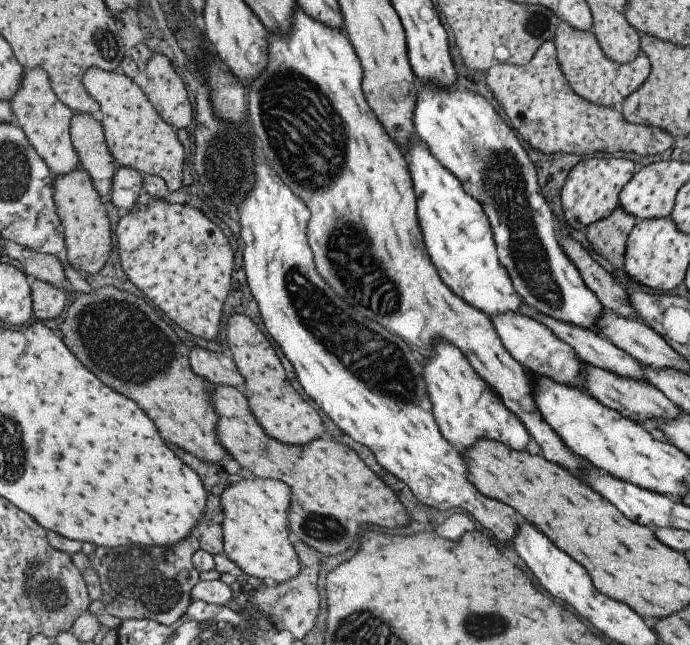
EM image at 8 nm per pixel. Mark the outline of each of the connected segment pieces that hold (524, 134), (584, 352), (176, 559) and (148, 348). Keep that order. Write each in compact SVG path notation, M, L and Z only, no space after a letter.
M553 41L541 44L527 64L495 63L486 70L485 82L514 132L546 155L633 152L647 156L661 154L674 141L661 129L629 124L618 107L599 106L577 96L559 68Z
M523 308L521 312L527 314L527 316L531 316L529 318L535 320L535 322L539 322L546 328L549 328L549 330L553 332L553 336L555 336L557 340L565 342L570 348L573 348L573 352L575 352L577 358L582 362L585 362L585 364L591 364L591 366L601 368L601 370L607 370L607 372L613 372L613 374L617 374L617 376L631 378L631 380L637 380L637 382L645 381L645 378L643 378L643 368L641 368L642 365L637 362L637 360L631 358L629 354L623 352L623 350L610 344L609 340L606 340L595 330L579 328L579 326L573 326L573 324L567 324L567 322L561 322L561 320L555 320L555 318L545 316L545 314L541 314L541 312L538 312L537 310L533 313L531 312L531 308Z
M201 527L191 530L189 536L169 548L157 546L129 546L129 548L97 547L87 555L90 568L97 574L101 588L101 603L105 612L121 621L150 619L172 628L192 602L191 590L199 581L193 569L192 557L199 549Z
M103 286L87 294L76 293L71 305L59 324L59 338L63 345L103 384L131 398L155 424L161 440L167 444L179 444L187 454L195 454L201 462L220 464L222 459L231 460L227 450L217 440L217 412L209 401L213 385L191 372L188 362L189 348L185 348L167 322L143 298L123 292L115 286Z

